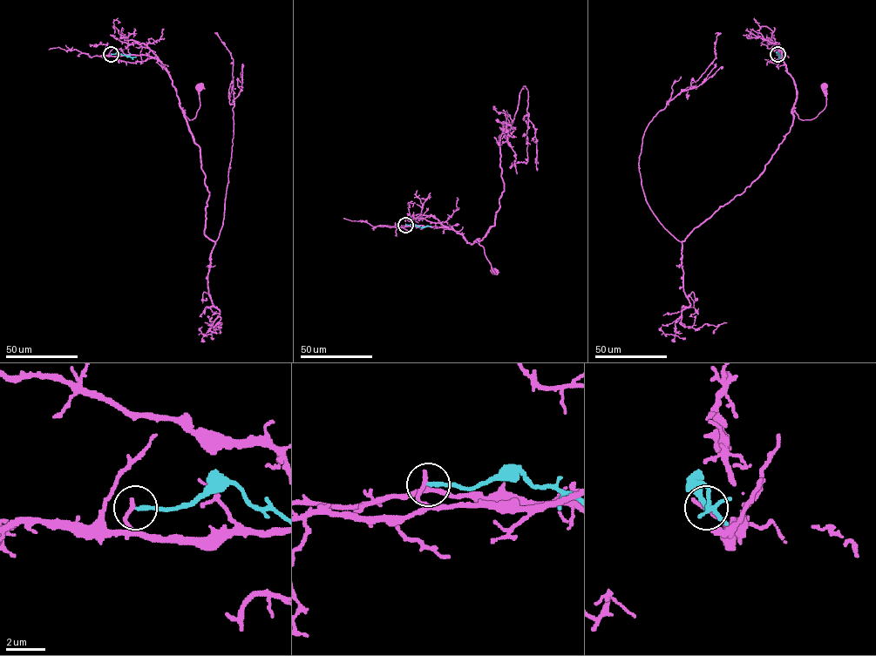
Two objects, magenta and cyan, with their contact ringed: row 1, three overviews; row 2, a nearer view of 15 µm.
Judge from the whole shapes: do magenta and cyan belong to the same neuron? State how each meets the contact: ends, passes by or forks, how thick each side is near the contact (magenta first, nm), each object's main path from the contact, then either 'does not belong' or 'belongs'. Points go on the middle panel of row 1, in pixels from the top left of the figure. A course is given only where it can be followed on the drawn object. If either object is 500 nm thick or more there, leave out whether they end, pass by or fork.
magenta ends there; cyan ends there; 240 nm thick on the magenta side, 200 nm on the other; magenta runs (405, 225), (445, 227), (460, 233), (471, 243), (478, 240), (493, 271); cyan runs (405, 225), (431, 226); does not belong

